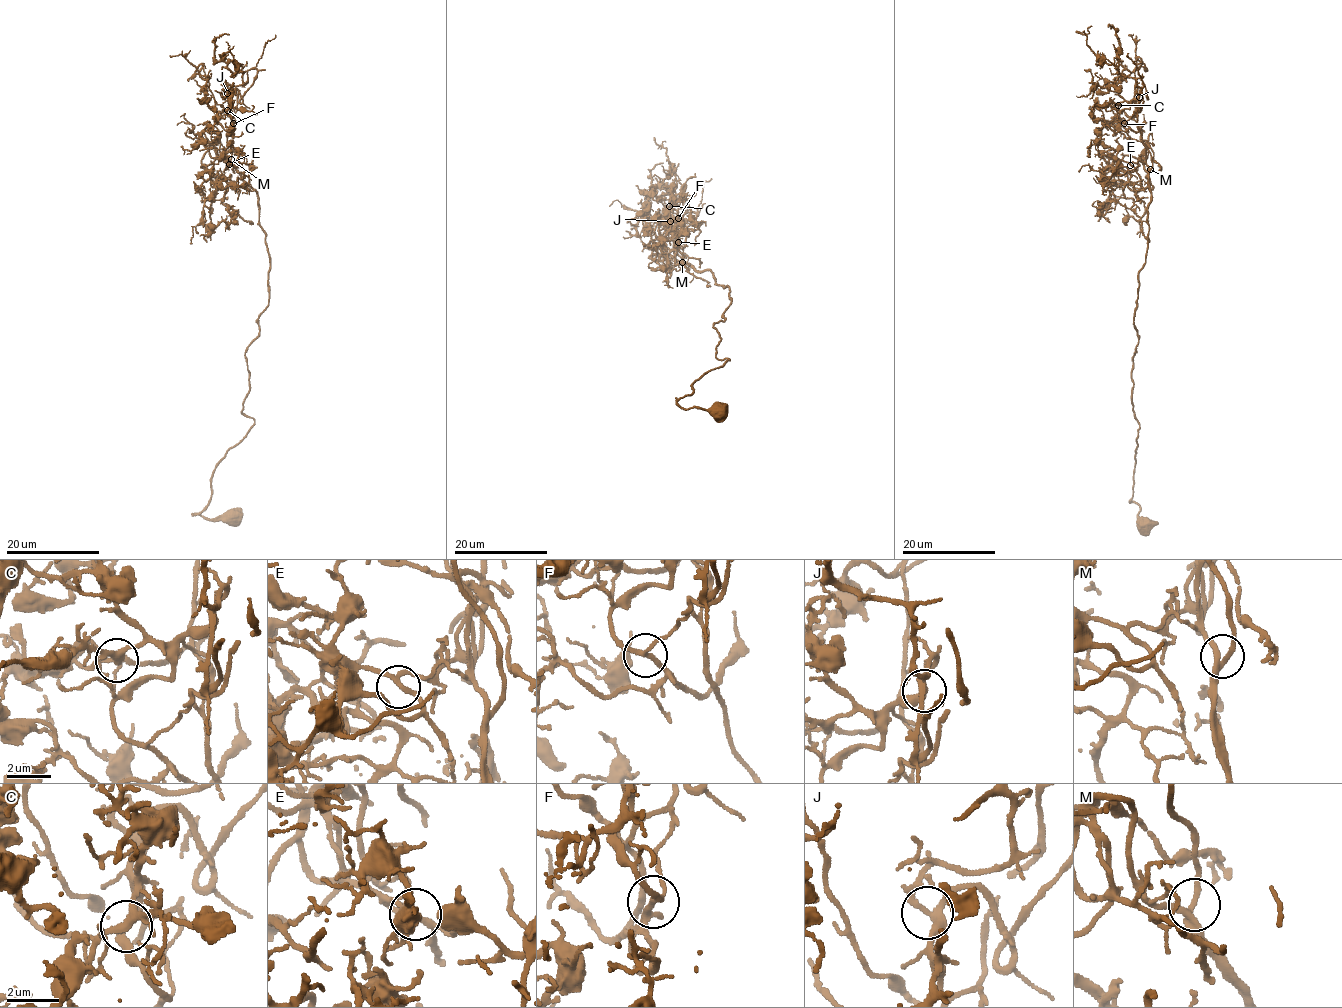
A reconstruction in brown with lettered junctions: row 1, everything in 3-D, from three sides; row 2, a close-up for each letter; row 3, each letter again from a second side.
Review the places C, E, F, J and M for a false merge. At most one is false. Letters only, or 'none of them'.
none of them

